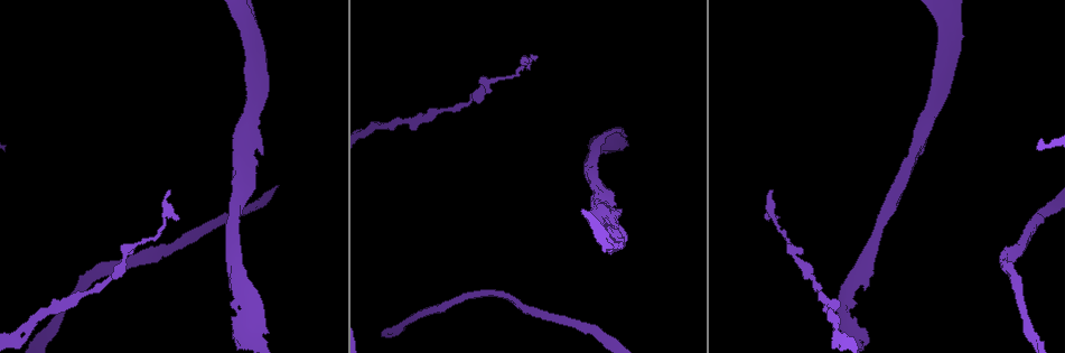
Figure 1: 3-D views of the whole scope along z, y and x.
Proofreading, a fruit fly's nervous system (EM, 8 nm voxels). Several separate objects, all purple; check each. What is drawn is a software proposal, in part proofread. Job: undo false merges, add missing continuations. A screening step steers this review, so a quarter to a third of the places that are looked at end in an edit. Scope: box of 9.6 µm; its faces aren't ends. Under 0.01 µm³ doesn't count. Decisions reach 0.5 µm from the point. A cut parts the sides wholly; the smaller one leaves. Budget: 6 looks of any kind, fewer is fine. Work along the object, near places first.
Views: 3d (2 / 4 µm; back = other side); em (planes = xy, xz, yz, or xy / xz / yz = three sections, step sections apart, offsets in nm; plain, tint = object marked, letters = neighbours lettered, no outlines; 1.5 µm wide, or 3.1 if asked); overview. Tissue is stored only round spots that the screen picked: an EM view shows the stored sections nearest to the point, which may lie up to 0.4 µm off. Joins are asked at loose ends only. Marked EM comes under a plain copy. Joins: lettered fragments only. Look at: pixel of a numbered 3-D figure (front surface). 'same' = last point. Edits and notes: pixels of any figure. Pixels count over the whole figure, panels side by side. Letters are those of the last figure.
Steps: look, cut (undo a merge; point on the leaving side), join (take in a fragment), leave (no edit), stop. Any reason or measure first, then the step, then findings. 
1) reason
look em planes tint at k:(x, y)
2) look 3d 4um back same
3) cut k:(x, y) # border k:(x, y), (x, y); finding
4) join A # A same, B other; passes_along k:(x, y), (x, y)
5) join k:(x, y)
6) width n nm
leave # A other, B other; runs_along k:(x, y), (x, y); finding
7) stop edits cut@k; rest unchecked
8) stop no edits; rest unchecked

free end
look em yz step 4 letters at 1:(247, 82)

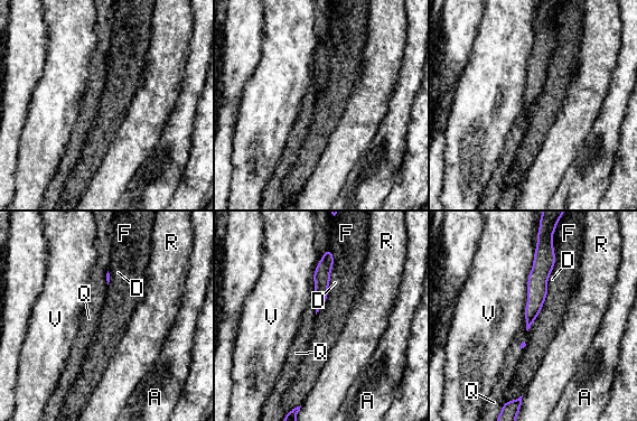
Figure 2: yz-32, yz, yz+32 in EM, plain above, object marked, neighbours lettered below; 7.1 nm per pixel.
another direction
look em planes letters same

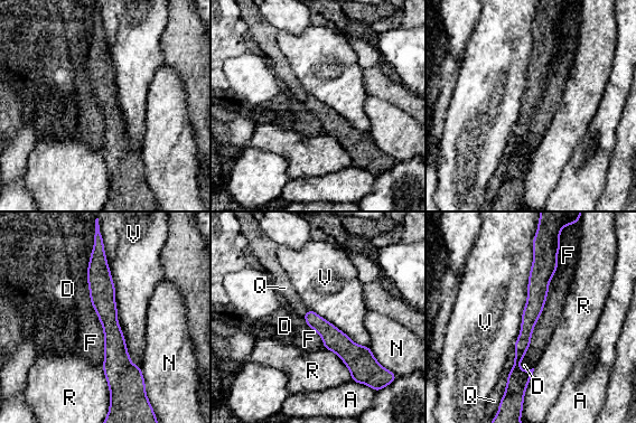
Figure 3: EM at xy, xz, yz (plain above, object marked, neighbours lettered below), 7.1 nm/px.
leave # A other, D other, F other, N other, Q other, R other, V other; runs_along 3:(97, 255), (114, 340), (115, 388); none of them fits

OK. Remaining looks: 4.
sharp bend
look em planes letters at 1:(908, 161)

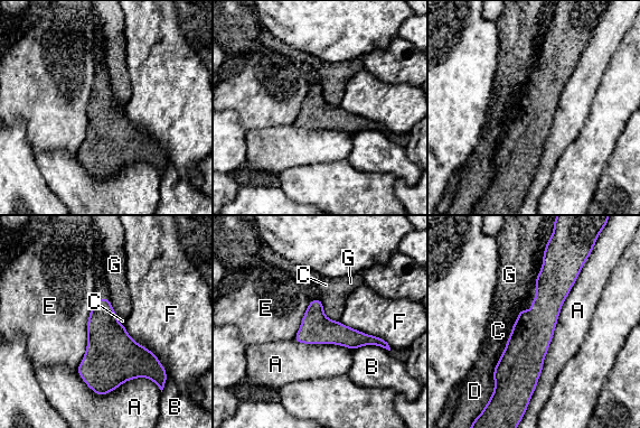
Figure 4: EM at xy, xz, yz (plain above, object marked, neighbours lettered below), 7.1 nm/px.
longest_contact A 1050 nm
leave # A other, B other, C other, D other, E other, F other, G other; runs_along 4:(547, 257), (529, 390); continuous, no second neuron

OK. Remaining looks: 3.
thick turns thin
look em planes letters at 1:(483, 80)

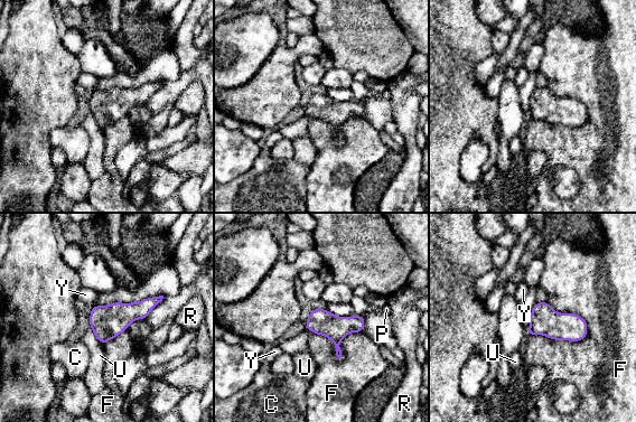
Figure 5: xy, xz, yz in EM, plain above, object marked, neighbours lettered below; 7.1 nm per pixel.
leave # C other, F other, P other, R other, U other, Y other; border 5:(588, 328), (578, 340), (527, 336); one neuron here

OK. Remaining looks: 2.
stop no edits; rest unchecked

